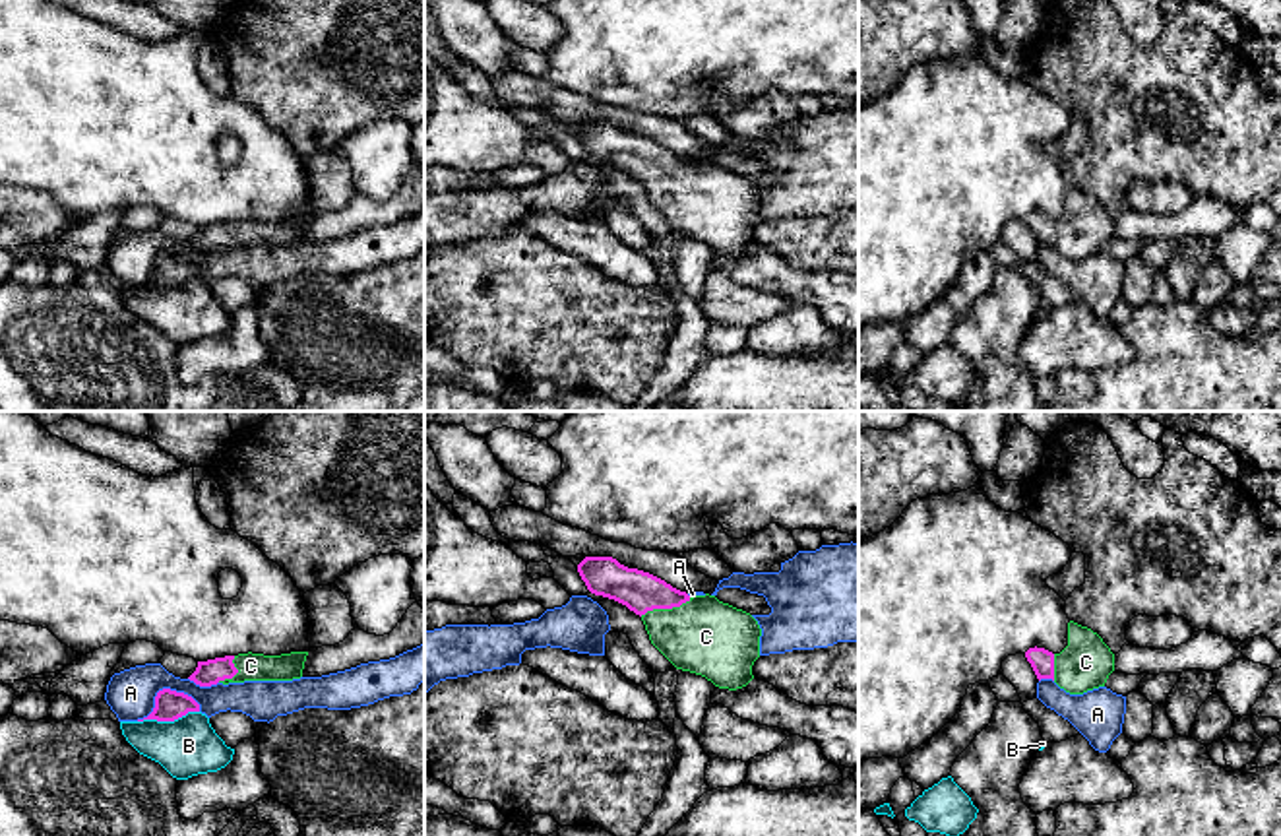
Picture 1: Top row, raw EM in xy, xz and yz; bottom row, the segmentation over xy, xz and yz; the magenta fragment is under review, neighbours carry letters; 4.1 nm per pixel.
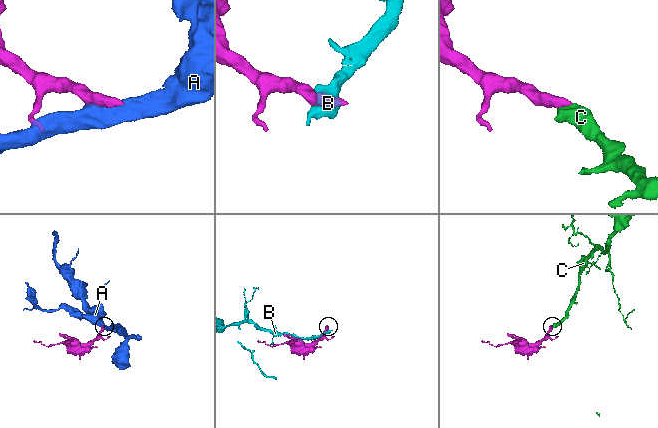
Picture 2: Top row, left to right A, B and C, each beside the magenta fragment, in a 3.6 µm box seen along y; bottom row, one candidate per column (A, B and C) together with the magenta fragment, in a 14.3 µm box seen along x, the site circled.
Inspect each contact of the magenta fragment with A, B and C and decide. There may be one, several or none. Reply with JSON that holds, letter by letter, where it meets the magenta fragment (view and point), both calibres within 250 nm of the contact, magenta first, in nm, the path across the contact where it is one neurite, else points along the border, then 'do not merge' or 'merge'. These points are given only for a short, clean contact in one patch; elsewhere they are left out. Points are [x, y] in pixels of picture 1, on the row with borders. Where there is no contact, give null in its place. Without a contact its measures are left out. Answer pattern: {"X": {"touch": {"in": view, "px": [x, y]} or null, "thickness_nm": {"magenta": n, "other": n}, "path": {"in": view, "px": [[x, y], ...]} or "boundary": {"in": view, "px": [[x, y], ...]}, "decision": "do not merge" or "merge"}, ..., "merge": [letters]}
{"A": {"touch": {"in": "xy", "px": [163, 689]}, "thickness_nm": {"magenta": 130, "other": 200}, "decision": "do not merge"}, "B": {"touch": {"in": "xy", "px": [167, 720]}, "thickness_nm": {"magenta": 130, "other": 240}, "boundary": {"in": "xy", "px": [[198, 710], [188, 710], [173, 720], [138, 722]]}, "decision": "do not merge"}, "C": {"touch": {"in": "xz", "px": [665, 608]}, "thickness_nm": {"magenta": 170, "other": 320}, "path": {"in": "xz", "px": [[640, 592], [665, 608], [690, 633], [706, 637]]}, "decision": "merge"}, "merge": ["C"]}

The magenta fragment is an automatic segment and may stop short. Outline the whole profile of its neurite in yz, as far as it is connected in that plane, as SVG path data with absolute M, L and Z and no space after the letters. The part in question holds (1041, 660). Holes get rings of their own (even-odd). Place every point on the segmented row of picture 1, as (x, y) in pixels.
M1074 621L1068 623L1068 646L1060 654L1035 646L1025 652L1025 658L1039 681L1052 679L1070 694L1105 687L1114 671L1114 654L1103 638Z

